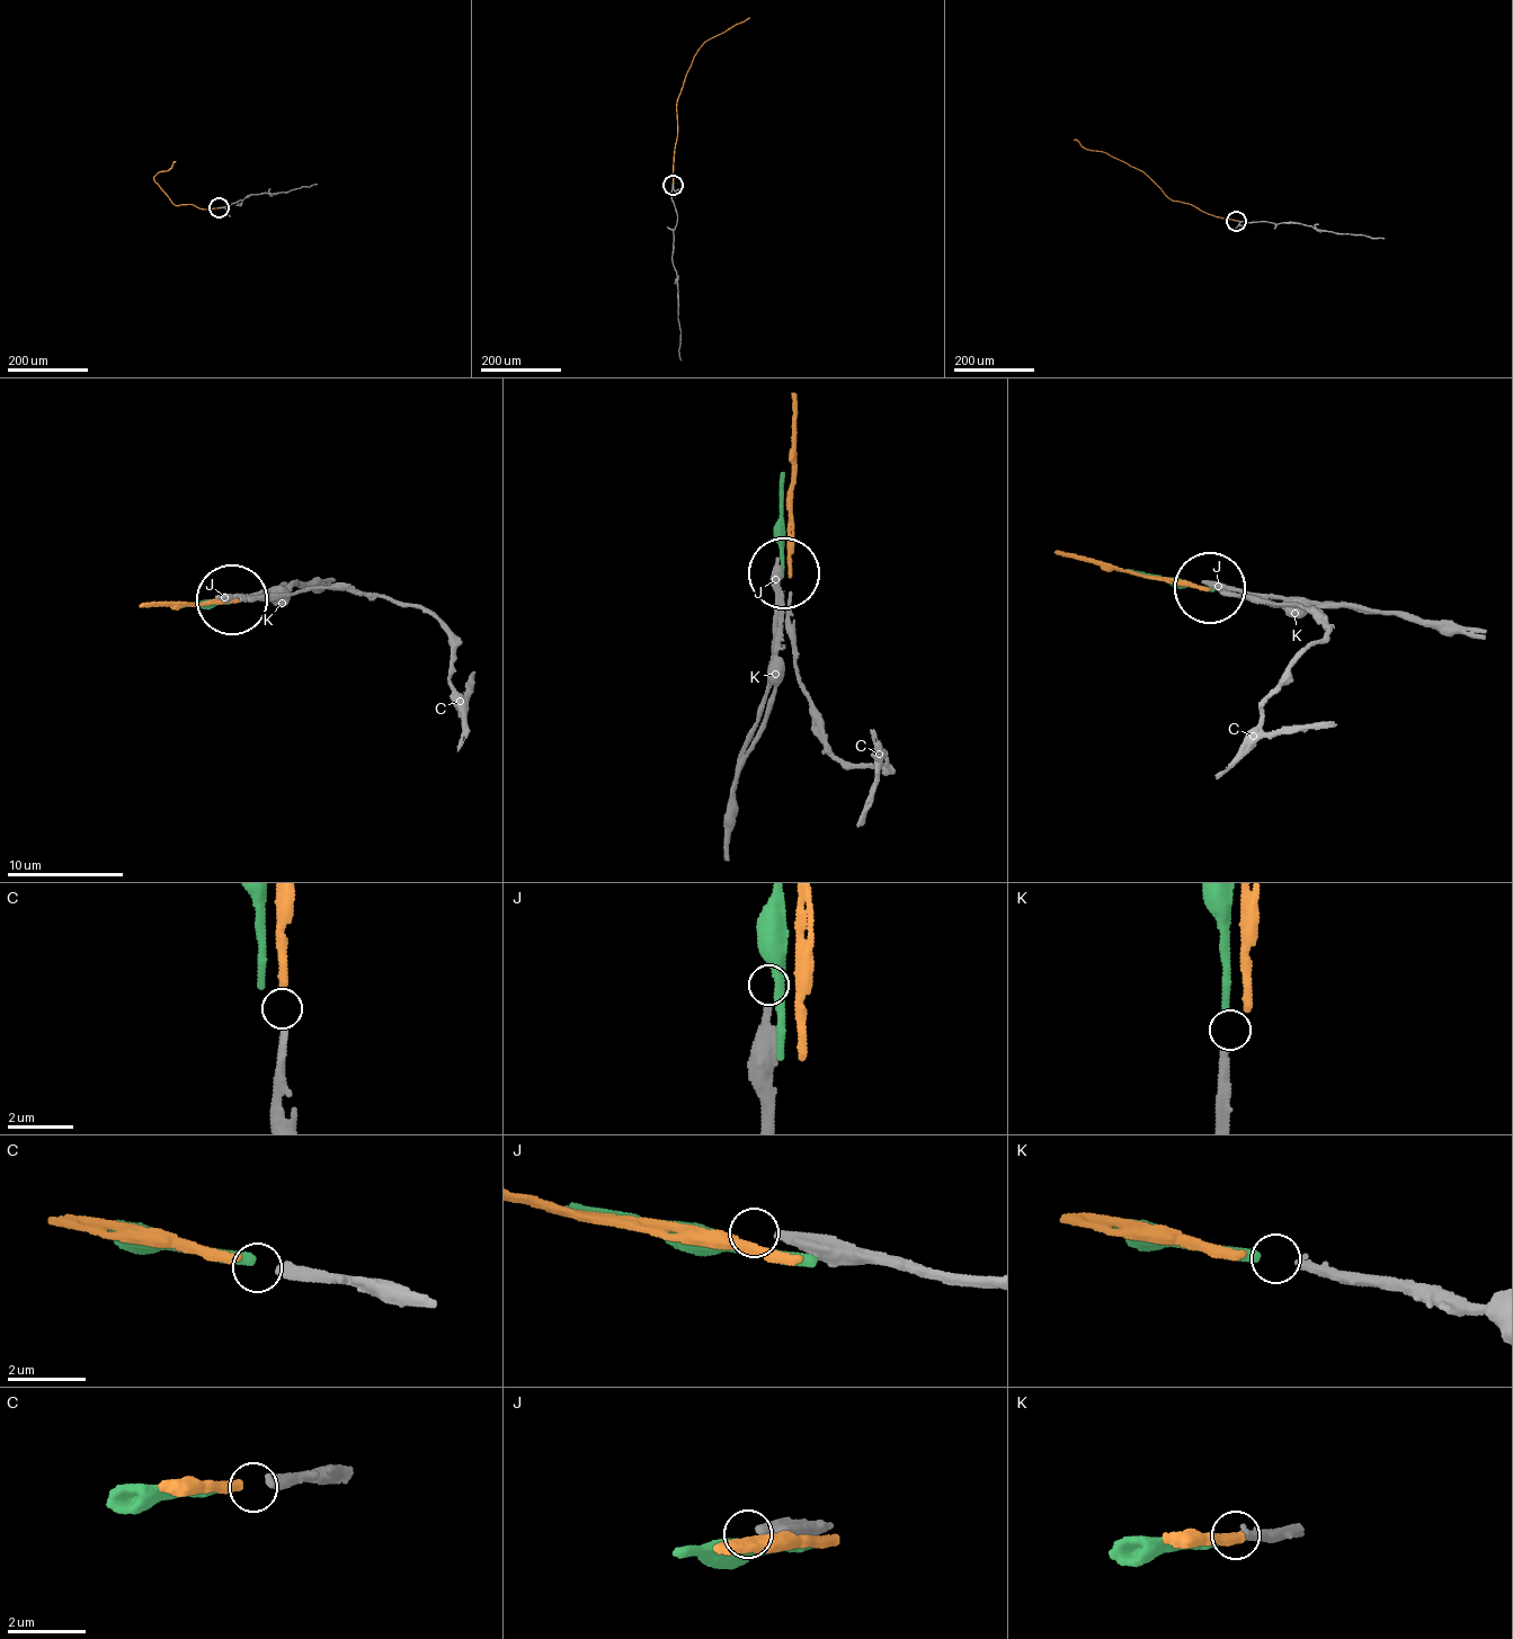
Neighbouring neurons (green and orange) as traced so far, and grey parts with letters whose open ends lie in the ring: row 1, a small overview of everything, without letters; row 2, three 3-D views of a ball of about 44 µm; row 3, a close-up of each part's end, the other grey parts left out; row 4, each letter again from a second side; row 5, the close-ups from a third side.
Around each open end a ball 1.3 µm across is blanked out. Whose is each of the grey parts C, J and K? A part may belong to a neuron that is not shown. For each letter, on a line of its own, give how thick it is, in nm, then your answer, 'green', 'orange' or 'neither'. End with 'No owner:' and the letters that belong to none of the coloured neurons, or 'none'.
C: 260 nm thick; orange
J: 300 nm thick; neither
K: 240 nm thick; green
No owner: J

